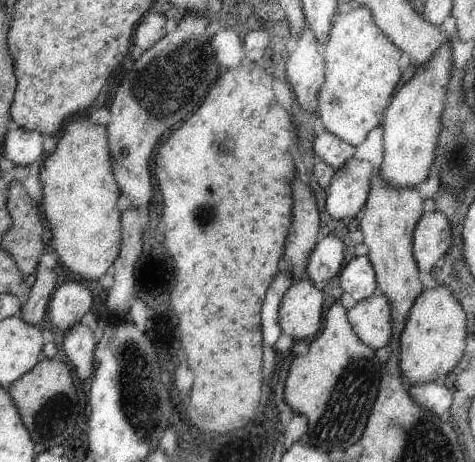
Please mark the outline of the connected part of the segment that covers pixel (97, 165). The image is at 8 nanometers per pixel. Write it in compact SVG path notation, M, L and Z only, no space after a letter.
M90 114L76 116L68 120L62 136L56 139L56 143L56 149L48 156L40 171L44 194L41 204L44 206L44 216L52 234L50 246L60 256L60 264L64 264L64 268L68 270L69 278L84 283L90 280L98 281L119 258L120 244L123 243L120 232L123 214L122 210L118 210L120 186L112 170L112 152L107 128L94 124Z

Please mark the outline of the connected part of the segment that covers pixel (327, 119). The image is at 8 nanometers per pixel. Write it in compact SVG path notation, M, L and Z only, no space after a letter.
M360 5L351 12L340 13L337 16L323 53L326 68L325 81L316 96L318 102L316 115L322 120L326 131L357 147L366 140L366 135L372 128L382 124L384 110L387 110L386 106L389 105L386 102L390 100L390 94L394 94L402 76L398 66L400 56L402 56L400 48L383 32L383 29L379 28L368 8Z

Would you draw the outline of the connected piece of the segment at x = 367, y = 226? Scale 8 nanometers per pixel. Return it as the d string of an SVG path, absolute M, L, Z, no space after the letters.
M376 172L370 195L359 217L359 229L368 248L368 258L376 272L378 292L388 296L392 304L392 345L398 345L411 308L424 287L419 279L420 268L416 262L413 236L416 224L424 214L424 196L418 188L390 188Z

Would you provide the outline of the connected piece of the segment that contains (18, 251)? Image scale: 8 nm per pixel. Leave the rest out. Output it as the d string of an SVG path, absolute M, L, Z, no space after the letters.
M20 180L13 181L11 188L8 190L9 198L8 206L14 218L14 226L8 234L2 239L2 247L6 248L12 256L16 256L16 262L20 264L20 272L28 277L34 274L36 264L42 256L44 248L44 240L42 240L42 230L46 230L46 226L42 228L38 218L38 206L36 210L32 208L30 195L26 194L24 186Z

